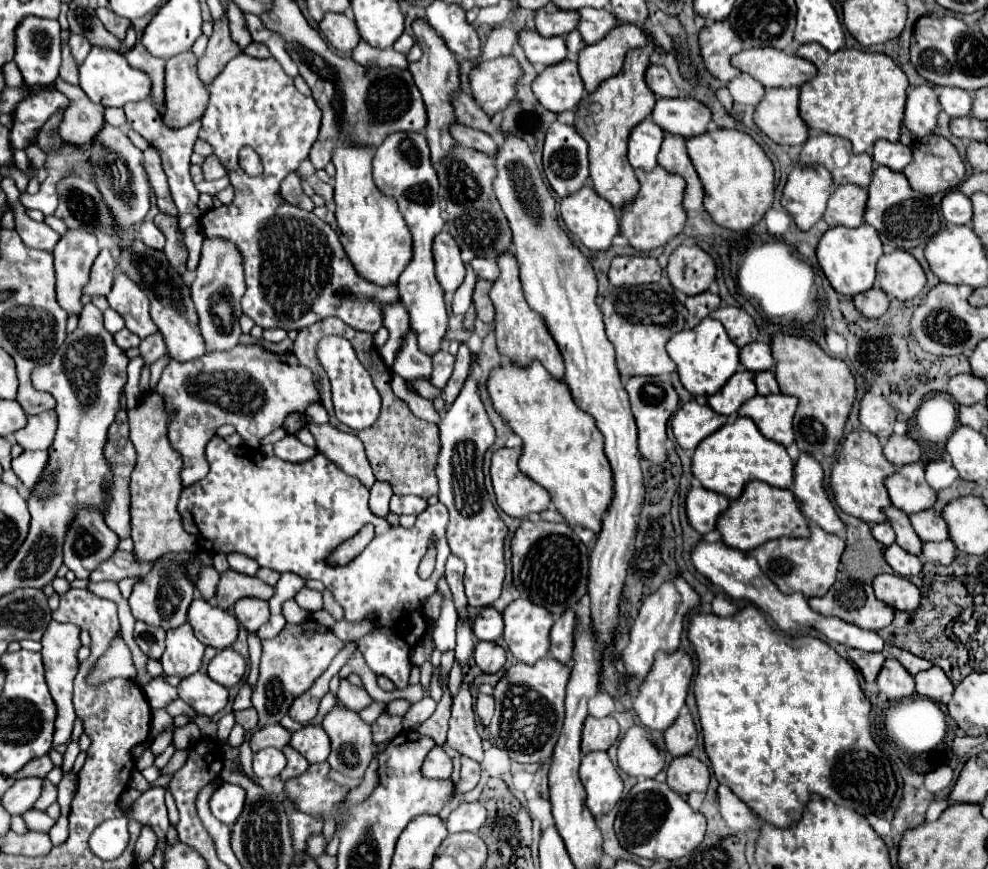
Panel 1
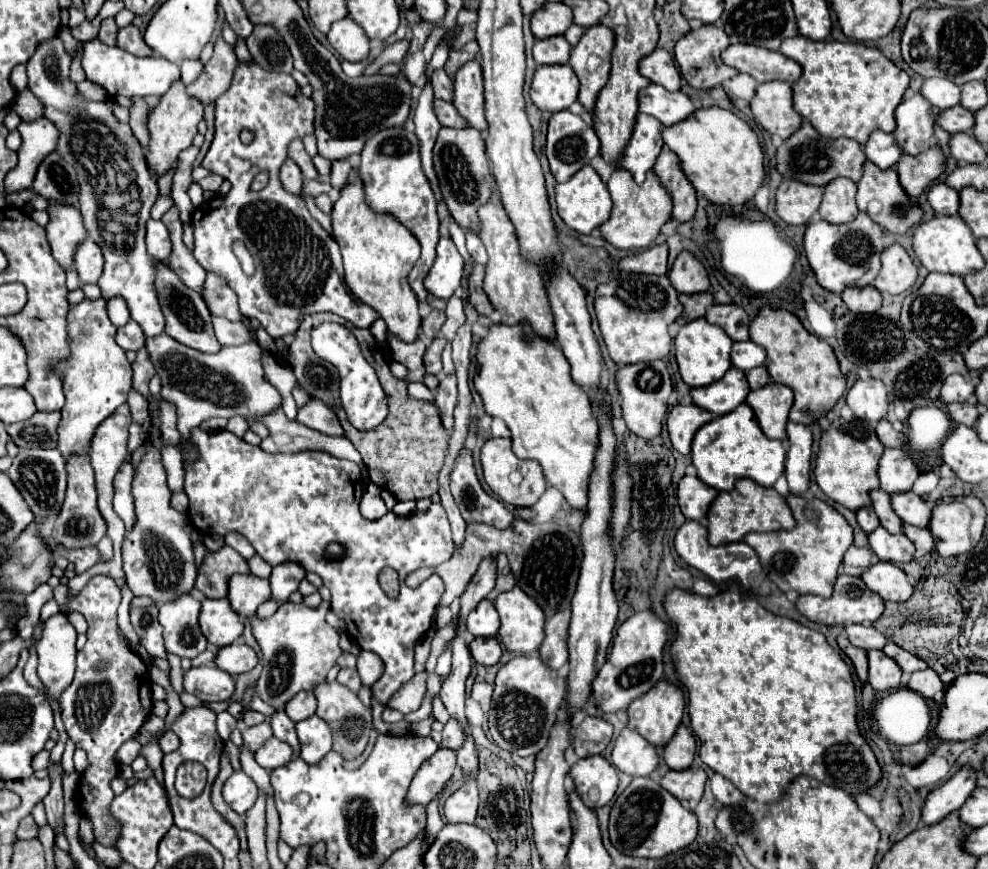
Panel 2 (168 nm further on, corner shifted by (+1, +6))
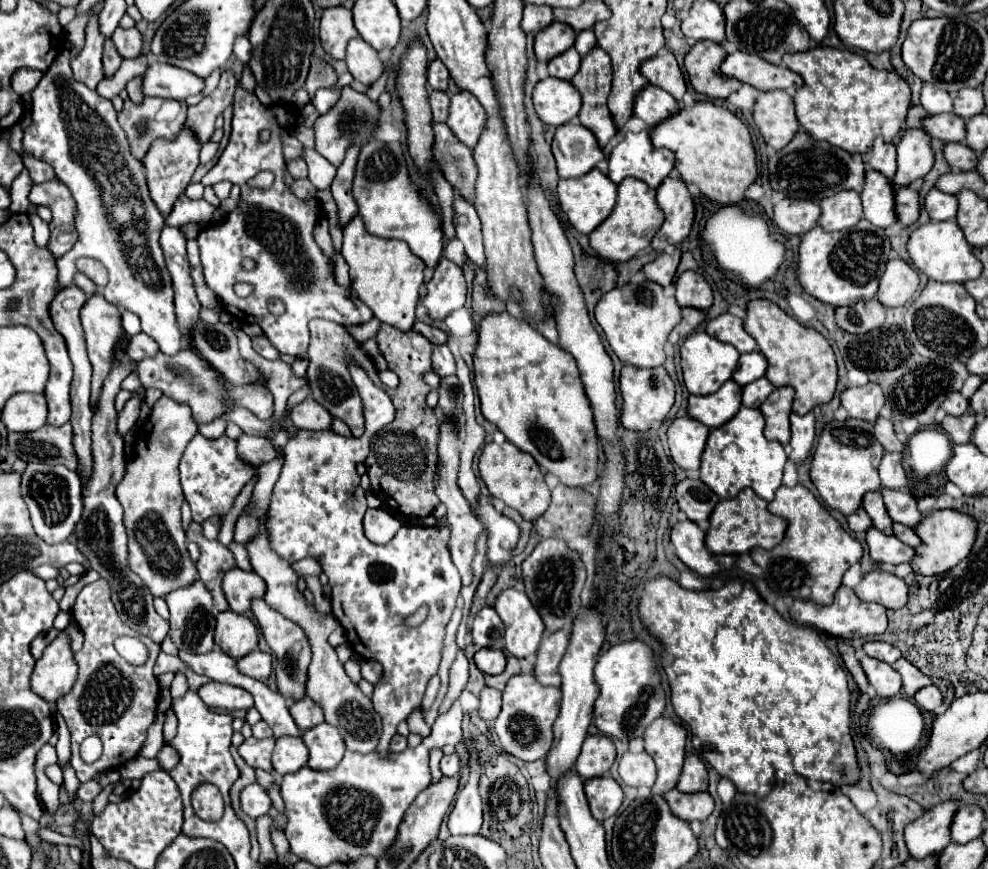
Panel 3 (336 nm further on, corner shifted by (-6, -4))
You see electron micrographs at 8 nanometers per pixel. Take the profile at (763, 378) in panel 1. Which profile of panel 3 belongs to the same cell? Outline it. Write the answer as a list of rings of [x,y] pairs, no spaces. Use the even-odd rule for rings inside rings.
[[[759,378],[747,386],[743,386],[743,406],[759,408],[771,394],[773,384],[767,378]]]

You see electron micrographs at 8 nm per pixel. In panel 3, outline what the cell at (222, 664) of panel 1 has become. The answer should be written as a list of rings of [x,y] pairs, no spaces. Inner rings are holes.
[[[255,648],[253,652],[249,652],[247,656],[237,660],[237,668],[241,668],[241,672],[245,672],[245,676],[251,676],[261,682],[267,682],[269,674],[271,674],[271,664],[273,664],[273,658],[265,652],[261,652],[259,648]]]

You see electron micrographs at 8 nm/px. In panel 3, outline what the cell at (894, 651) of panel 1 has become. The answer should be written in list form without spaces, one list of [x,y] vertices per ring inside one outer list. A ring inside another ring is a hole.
[[[905,658],[897,660],[897,662],[893,664],[893,668],[903,676],[903,694],[905,694],[905,696],[909,696],[909,698],[913,698],[913,696],[915,696],[915,692],[917,692],[919,688],[923,688],[923,686],[931,684],[929,676],[921,674],[921,672],[919,672],[913,664],[909,664]]]

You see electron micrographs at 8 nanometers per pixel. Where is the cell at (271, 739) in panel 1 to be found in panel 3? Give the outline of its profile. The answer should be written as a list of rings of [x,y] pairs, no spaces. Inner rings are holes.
[[[247,738],[241,746],[239,746],[239,754],[243,756],[243,760],[253,766],[253,768],[263,768],[267,772],[273,770],[271,766],[271,754],[273,754],[273,746],[275,746],[275,738]]]

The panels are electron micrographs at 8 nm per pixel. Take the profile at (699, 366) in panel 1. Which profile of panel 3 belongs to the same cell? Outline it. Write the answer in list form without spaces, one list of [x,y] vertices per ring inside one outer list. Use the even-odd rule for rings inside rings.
[[[693,332],[681,346],[681,368],[683,368],[683,380],[691,394],[713,394],[717,392],[735,372],[739,360],[739,352],[717,340],[711,338],[707,332]]]

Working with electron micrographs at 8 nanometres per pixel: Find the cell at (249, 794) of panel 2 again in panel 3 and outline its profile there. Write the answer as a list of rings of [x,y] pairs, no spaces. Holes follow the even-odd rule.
[[[249,784],[241,790],[241,810],[247,816],[259,818],[259,816],[267,814],[269,808],[271,808],[271,800],[259,784]]]

